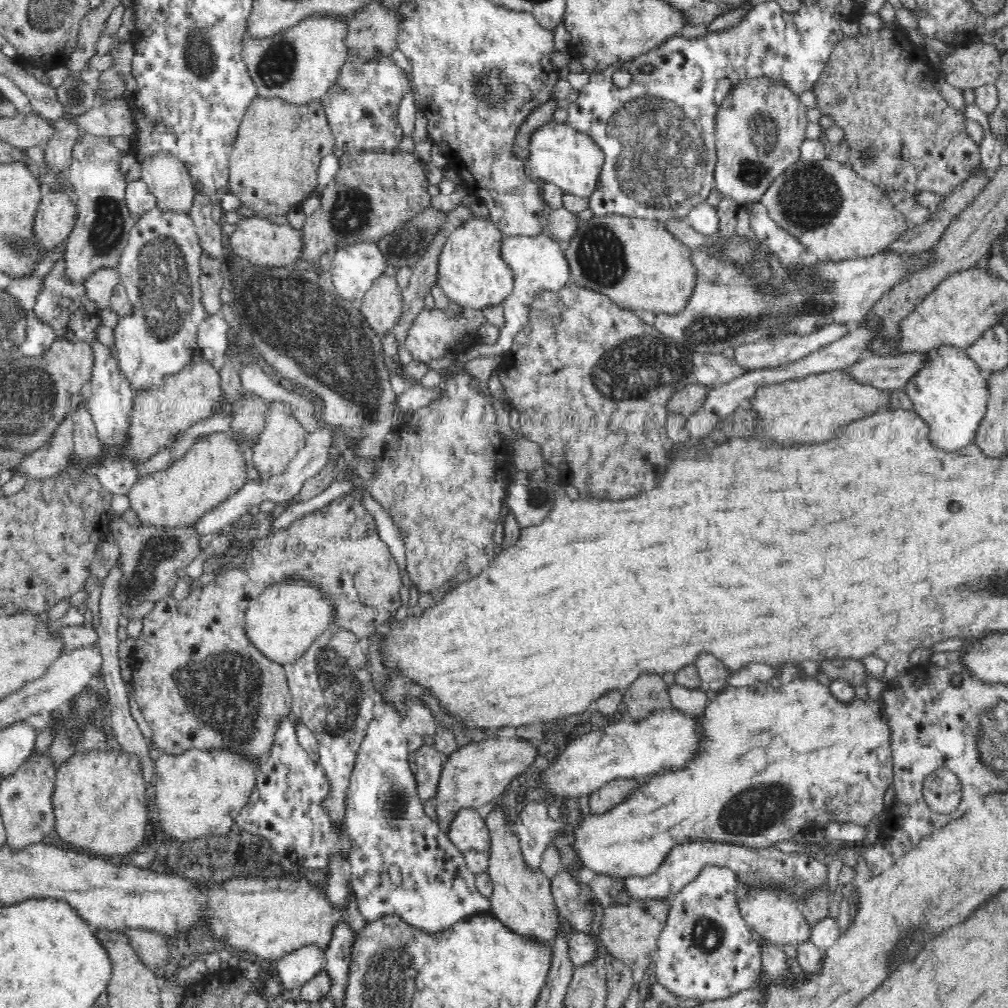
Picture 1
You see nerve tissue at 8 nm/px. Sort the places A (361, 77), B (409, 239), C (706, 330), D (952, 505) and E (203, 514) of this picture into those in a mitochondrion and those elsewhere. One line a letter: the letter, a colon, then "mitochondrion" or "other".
A: mitochondrion
B: mitochondrion
C: mitochondrion
D: other
E: other

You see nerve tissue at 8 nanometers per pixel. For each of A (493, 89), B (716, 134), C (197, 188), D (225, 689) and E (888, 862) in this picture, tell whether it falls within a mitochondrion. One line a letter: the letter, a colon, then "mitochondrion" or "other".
A: mitochondrion
B: mitochondrion
C: other
D: mitochondrion
E: other

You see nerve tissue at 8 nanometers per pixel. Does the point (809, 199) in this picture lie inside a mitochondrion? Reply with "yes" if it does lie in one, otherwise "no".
yes

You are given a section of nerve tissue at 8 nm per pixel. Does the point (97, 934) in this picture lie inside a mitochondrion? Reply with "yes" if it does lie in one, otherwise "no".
no

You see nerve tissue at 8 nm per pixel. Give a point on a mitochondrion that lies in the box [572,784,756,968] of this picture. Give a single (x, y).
(707, 935)

